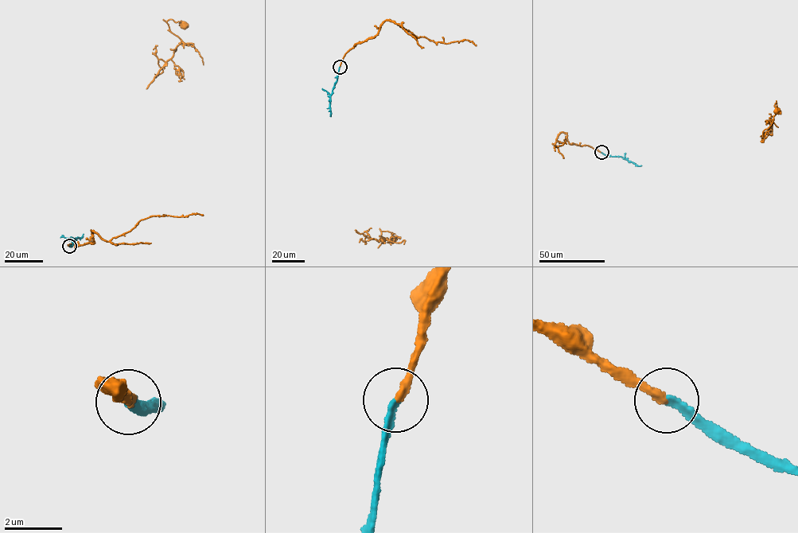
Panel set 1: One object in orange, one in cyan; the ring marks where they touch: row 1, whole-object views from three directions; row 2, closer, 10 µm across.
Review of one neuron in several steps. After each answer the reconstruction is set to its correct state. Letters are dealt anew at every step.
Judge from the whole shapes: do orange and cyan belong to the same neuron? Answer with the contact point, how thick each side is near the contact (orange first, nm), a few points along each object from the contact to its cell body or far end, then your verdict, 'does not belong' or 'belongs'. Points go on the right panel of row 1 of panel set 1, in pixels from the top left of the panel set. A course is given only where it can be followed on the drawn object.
at (601, 152); 280 nm thick on the orange side, 240 nm on the other; orange runs (601, 152), (761, 136), (772, 126), (776, 110), (776, 103), (774, 106), (777, 110); cyan runs (601, 152), (620, 157), (641, 165); belongs

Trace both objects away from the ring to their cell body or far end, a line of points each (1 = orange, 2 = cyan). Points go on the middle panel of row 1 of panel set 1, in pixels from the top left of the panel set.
1: (339, 67), (356, 230), (379, 240), (388, 239), (381, 236), (381, 231), (387, 231), (391, 232), (393, 239)
2: (339, 67), (336, 82), (330, 95), (330, 117)

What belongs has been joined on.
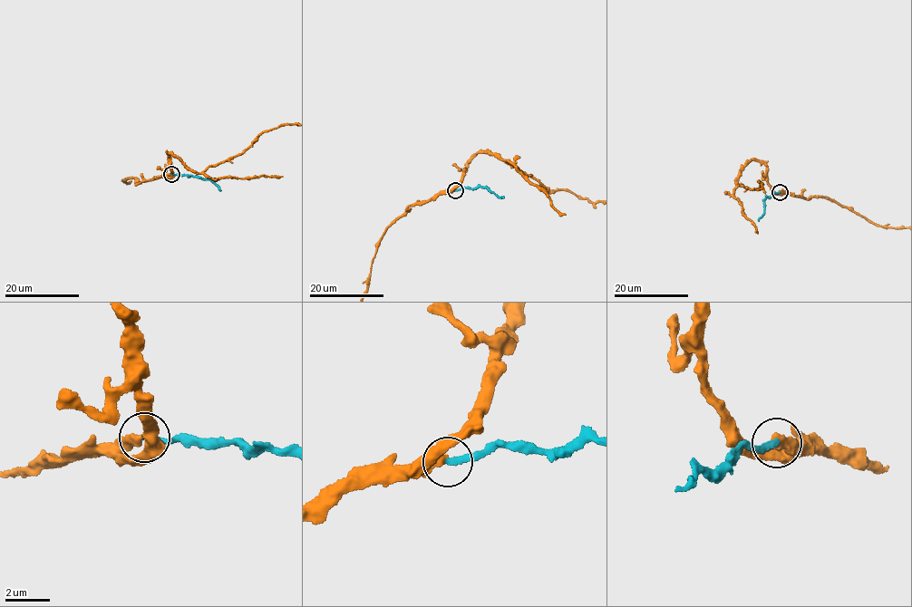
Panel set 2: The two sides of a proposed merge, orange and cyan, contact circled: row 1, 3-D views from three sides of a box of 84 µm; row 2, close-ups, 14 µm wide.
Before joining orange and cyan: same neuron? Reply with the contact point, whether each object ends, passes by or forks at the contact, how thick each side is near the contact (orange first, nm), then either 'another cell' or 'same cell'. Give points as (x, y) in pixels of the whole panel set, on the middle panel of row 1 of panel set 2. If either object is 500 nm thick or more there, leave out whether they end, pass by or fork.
(455, 190) | orange ends | cyan ends | 440/200 nm | same cell

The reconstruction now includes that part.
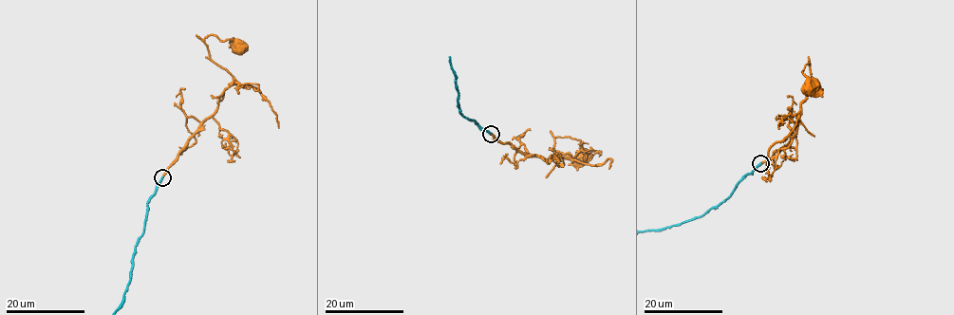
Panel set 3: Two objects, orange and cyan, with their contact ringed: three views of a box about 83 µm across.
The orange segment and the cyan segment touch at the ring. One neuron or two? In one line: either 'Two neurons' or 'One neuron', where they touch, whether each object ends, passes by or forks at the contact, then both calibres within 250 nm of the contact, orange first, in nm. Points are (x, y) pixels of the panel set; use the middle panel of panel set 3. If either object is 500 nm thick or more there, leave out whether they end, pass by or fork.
One neuron. Place: (491, 134). At the ring orange ends. At the ring cyan ends. Thickness 320 nm (orange) against 320 nm

